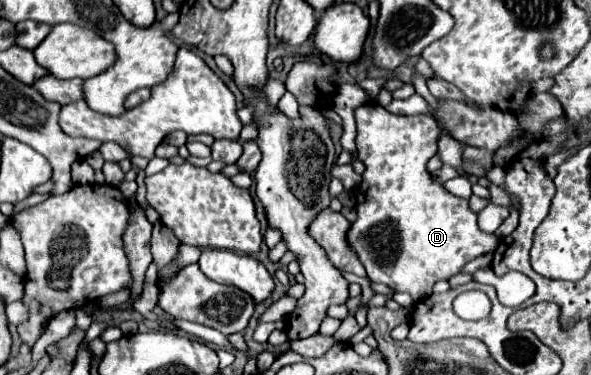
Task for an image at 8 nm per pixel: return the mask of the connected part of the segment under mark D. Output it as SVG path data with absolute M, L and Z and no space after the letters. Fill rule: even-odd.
M363 104L355 110L357 122L357 158L365 164L361 184L357 187L355 210L359 218L351 224L349 244L355 246L359 260L363 262L367 276L373 282L381 282L395 292L409 292L413 300L431 296L431 288L437 280L449 280L469 260L493 252L499 244L497 234L481 232L477 226L477 214L469 210L469 202L449 194L441 184L433 182L425 164L437 154L437 142L441 130L429 114L397 116L377 104Z

